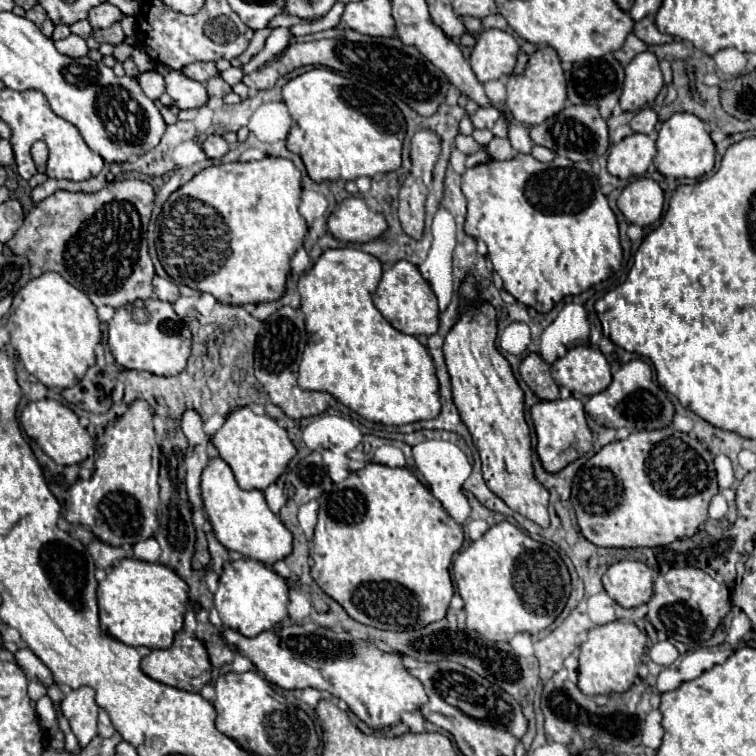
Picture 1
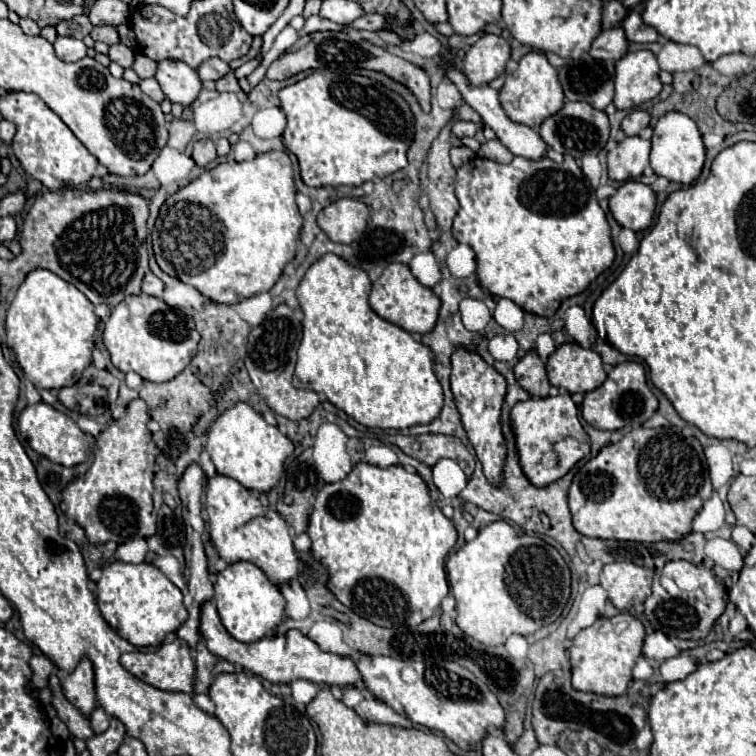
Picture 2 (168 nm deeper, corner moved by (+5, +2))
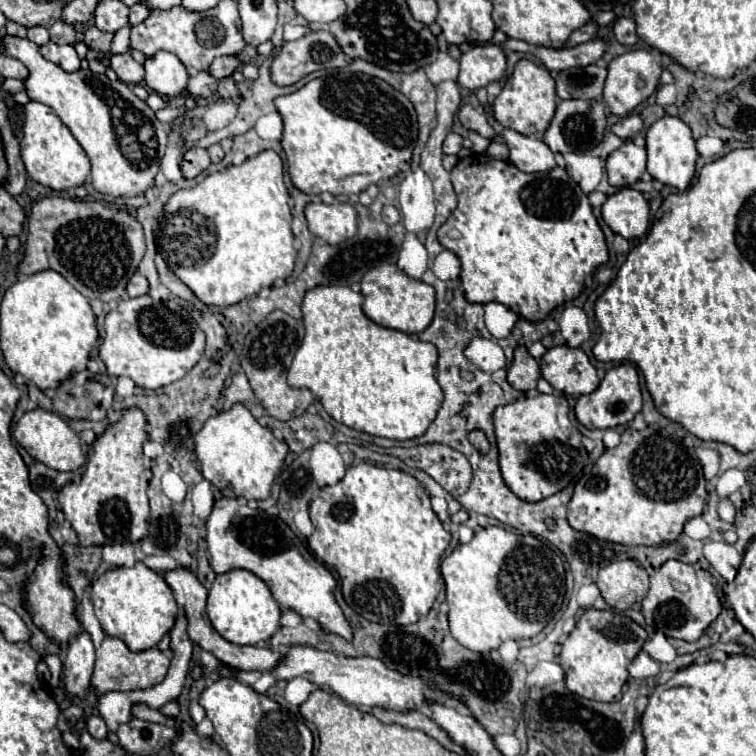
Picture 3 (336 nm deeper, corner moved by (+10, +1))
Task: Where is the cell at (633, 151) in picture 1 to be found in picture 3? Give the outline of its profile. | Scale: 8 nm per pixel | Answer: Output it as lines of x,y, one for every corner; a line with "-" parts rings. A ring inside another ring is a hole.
626,141
606,159
608,183
614,187
628,187
640,179
646,171
646,149
638,147
634,141

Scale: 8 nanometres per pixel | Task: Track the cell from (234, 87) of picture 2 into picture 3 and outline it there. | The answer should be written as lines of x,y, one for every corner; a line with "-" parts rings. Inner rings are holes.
224,77
218,81
218,95
220,97
240,97
242,91
240,91
240,85
232,79
232,77

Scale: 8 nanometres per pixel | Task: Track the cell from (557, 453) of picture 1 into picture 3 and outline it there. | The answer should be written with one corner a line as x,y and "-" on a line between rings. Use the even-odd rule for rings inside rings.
552,393
524,397
514,403
496,407
494,429
500,451
500,471
506,485
526,501
546,499
566,487
588,463
580,431
568,417
568,401
564,395

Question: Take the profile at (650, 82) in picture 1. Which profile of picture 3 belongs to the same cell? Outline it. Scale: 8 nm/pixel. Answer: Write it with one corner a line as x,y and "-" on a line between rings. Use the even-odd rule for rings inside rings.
640,49
640,51
628,51
620,57
614,57
608,65
608,77
606,77
606,85
604,85
604,99
610,107
610,113
624,117
636,105
646,101
656,91
660,73
662,73
662,65
660,65
660,53
658,51

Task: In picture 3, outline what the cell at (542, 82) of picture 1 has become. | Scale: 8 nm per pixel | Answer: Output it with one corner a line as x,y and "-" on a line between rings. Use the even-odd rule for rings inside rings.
520,59
514,67
514,73
506,79
500,95
494,99
492,107
494,107
496,119
504,127
514,129
522,135
540,137
546,131
550,119
554,117
556,103
558,103
558,97
556,97
556,87
554,87
554,79
550,77
550,71
544,69
542,65
532,63
530,59

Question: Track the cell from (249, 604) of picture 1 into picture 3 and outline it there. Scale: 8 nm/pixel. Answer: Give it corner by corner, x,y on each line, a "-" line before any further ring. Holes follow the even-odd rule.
232,569
228,573
216,575
210,593
208,593
208,617
214,625
214,629
230,643
236,645
256,645
258,641
268,641
278,629
280,629
280,607
274,601
270,589
262,579
258,579
252,571
246,569

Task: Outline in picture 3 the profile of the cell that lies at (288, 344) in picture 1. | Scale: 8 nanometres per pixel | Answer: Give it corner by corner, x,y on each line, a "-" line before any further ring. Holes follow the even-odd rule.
272,311
264,321
258,323
254,331
246,335
244,341
244,351
242,351
242,369
252,385
254,395
260,399
268,415
280,421
294,419
302,415
308,405
314,401
314,395
310,389
292,389
286,383
286,367
284,367
284,357
288,353
294,353
304,337
304,325
302,321
290,317
284,311

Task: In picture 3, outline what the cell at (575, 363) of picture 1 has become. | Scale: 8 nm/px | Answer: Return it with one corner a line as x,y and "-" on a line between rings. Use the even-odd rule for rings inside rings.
568,345
548,349
540,359
540,367
542,377
566,395
588,395
600,383
588,355
582,349
572,349

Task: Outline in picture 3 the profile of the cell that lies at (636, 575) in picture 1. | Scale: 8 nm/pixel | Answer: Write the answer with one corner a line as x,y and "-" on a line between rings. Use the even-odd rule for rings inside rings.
632,559
614,561
598,573
596,585
606,603
616,611
626,611
648,593
648,573

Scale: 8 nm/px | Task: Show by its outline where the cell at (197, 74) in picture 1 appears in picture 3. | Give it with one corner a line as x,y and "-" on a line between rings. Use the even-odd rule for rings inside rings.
218,57
218,59
212,61
208,73
210,73
214,79
224,79
224,77
232,75
232,73
238,69
238,65
240,65
240,61
238,61
236,57
234,57
234,59
230,59
230,57

